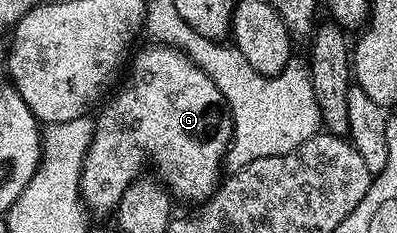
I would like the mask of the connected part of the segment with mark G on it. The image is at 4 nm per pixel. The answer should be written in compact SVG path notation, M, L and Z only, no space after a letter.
M151 46L142 48L140 52L137 50L131 56L128 80L119 84L120 92L99 108L100 116L95 116L92 140L80 174L80 197L89 212L111 216L122 193L126 193L135 179L141 178L143 171L140 170L147 163L157 171L159 182L176 201L185 199L195 205L203 204L212 198L222 182L220 167L225 166L224 155L232 140L232 114L226 97L222 97L218 85L214 85L214 81L177 47Z

